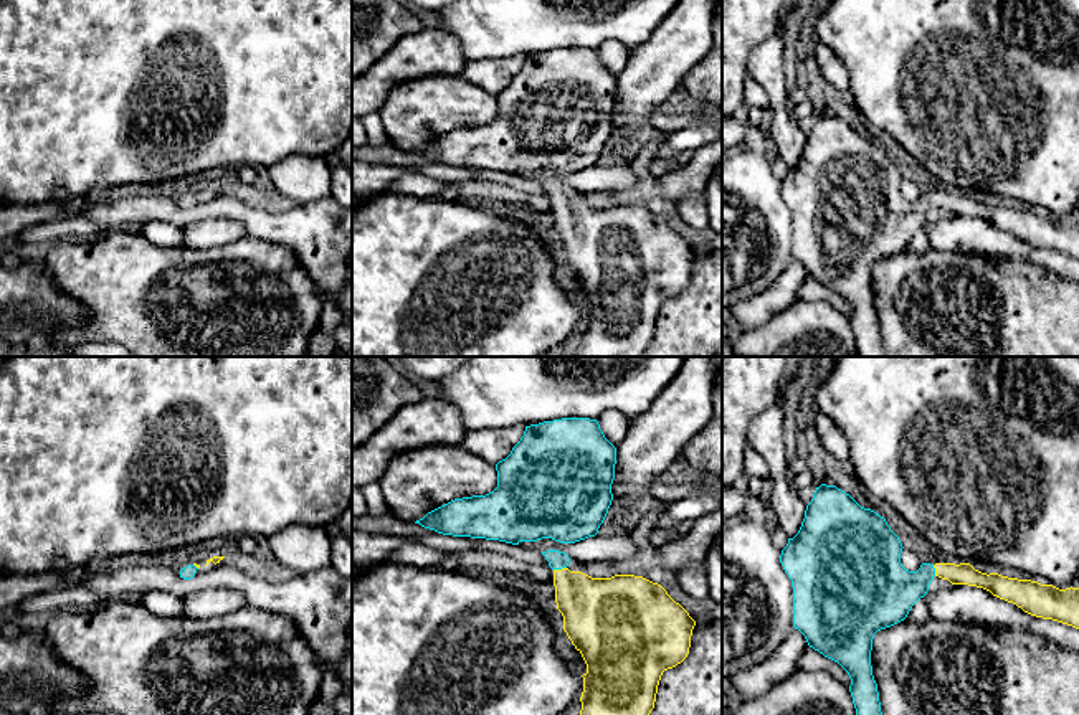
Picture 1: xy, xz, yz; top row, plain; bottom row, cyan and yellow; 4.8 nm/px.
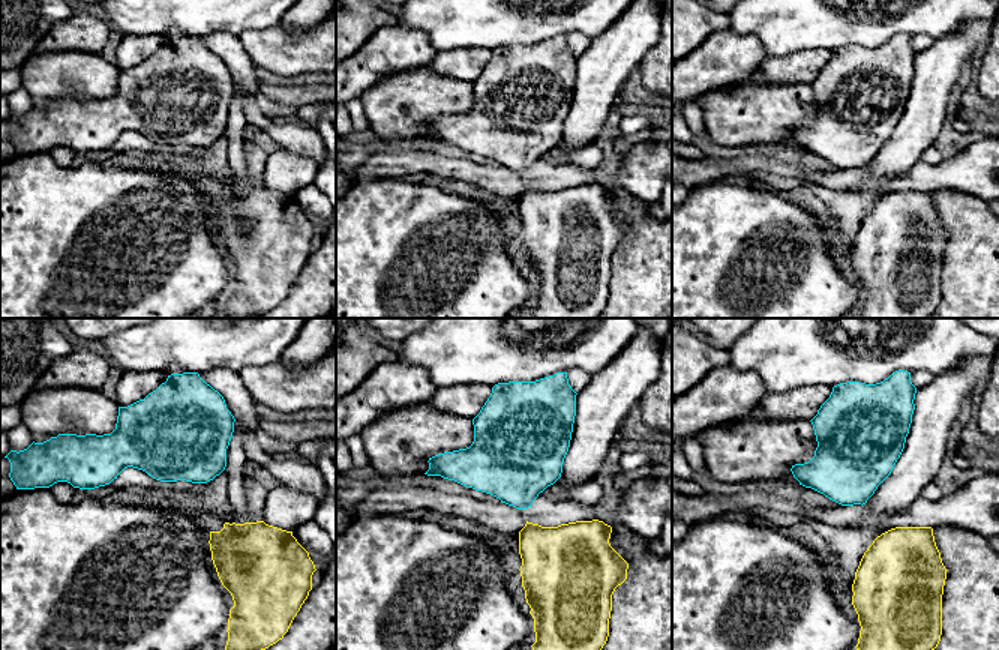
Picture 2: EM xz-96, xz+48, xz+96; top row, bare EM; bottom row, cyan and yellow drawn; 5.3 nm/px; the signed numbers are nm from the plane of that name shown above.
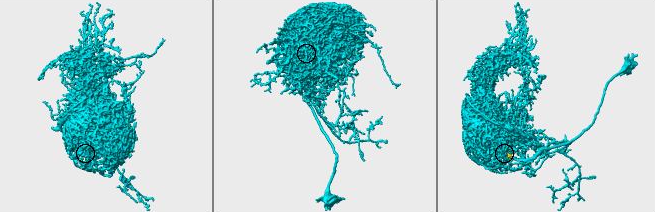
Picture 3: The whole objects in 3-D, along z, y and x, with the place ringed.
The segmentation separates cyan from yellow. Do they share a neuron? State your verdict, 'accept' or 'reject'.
accept

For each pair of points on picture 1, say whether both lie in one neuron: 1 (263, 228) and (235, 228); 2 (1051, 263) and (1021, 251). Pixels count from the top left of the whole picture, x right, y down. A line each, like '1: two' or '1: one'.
1: two
2: one

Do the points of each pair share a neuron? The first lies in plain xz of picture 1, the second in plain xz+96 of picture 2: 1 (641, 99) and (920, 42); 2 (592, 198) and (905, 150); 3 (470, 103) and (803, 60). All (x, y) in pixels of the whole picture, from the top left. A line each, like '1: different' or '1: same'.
1: different
2: different
3: different

